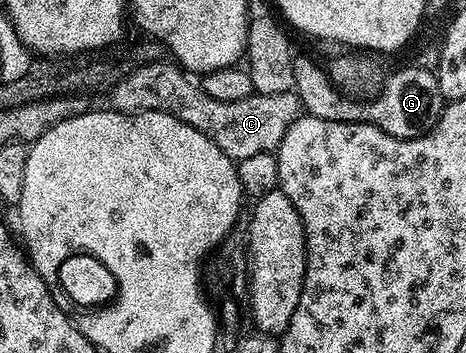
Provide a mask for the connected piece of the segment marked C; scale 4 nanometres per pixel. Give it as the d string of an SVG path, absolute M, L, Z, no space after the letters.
M157 62L154 64L143 64L138 70L134 70L124 80L112 85L107 93L107 107L113 112L165 112L174 118L178 118L186 126L194 126L196 132L200 132L204 139L212 143L212 147L220 149L229 161L237 162L242 159L251 158L254 154L263 152L275 153L279 148L286 130L301 115L302 105L295 91L283 92L282 94L270 94L261 96L254 94L250 98L242 98L242 102L218 102L210 94L206 94L199 83L196 84L191 75L185 69L175 63L164 64Z

